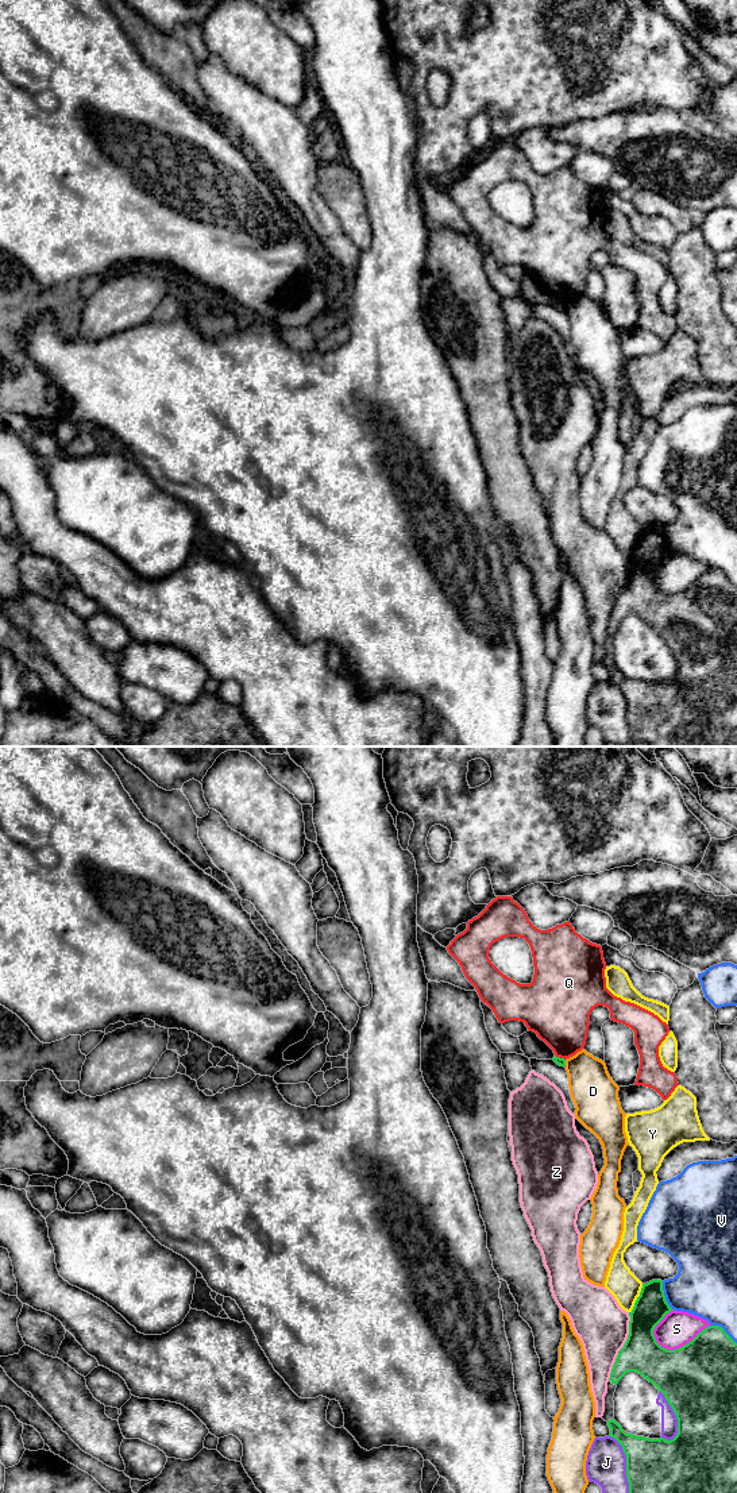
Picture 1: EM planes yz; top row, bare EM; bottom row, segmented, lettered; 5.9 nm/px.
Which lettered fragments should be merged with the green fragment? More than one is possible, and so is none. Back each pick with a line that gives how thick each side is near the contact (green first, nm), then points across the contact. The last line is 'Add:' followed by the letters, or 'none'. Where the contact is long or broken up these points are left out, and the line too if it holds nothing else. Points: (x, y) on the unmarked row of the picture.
Add: none

